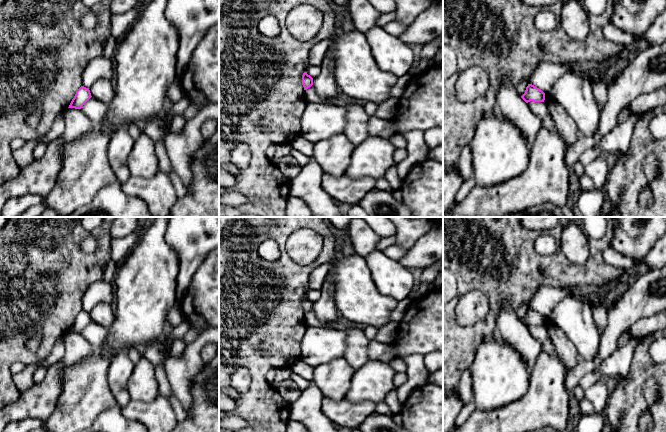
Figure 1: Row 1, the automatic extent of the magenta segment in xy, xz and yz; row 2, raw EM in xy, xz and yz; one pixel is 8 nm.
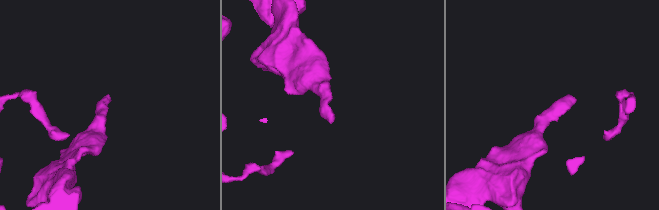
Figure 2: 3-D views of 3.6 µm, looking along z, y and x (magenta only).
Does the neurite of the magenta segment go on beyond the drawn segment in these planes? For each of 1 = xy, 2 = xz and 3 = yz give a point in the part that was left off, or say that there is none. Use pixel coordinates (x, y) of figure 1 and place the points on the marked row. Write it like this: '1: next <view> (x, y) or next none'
1: next none
2: next none
3: next none

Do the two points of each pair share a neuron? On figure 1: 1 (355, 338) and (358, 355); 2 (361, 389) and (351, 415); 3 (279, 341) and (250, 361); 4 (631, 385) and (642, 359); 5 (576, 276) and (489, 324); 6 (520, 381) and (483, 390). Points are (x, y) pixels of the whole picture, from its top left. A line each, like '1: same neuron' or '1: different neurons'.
1: same neuron
2: different neurons
3: same neuron
4: same neuron
5: same neuron
6: same neuron

